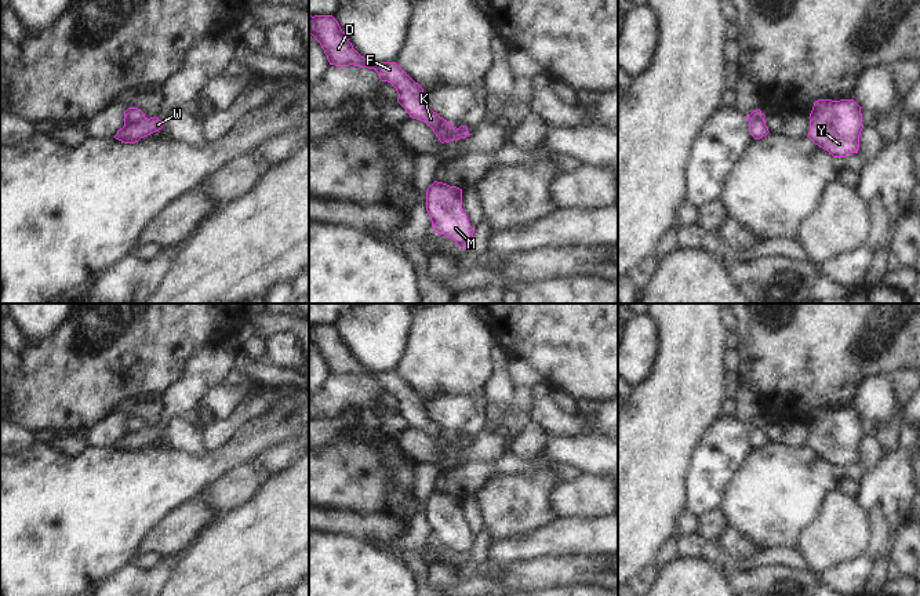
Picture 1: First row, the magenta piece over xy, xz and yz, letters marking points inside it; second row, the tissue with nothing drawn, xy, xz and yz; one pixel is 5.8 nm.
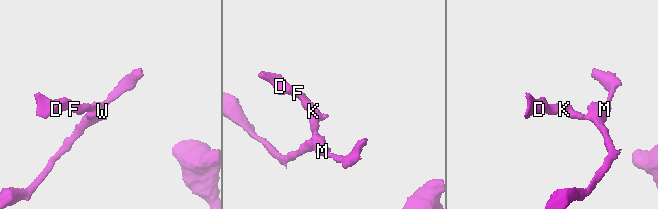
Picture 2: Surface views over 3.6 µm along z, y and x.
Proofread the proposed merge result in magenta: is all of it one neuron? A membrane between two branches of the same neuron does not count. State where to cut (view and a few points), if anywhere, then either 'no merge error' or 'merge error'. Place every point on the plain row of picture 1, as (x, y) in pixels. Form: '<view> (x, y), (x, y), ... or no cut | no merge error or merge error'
xy (145, 426), (124, 433) | merge error

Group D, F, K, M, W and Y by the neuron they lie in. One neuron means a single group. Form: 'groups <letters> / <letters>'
groups D F K / M W Y

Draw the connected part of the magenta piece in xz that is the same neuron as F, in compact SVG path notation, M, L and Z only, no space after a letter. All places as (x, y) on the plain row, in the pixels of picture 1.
M309 324L309 344L312 344L324 359L330 374L361 375L374 378L382 390L390 392L397 403L397 411L410 426L426 432L441 453L450 451L450 440L454 433L433 421L423 404L423 397L415 392L396 371L371 371L361 366L342 341L332 324Z

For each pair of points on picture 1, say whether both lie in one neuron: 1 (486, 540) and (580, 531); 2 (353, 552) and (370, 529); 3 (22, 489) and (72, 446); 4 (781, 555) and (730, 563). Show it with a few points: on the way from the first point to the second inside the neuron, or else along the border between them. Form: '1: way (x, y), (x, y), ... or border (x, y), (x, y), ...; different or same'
1: border (493, 541), (488, 549), (488, 559); different
2: border (330, 530), (362, 540); different
3: border (47, 444), (69, 455), (77, 455), (87, 446); different
4: way (768, 556), (742, 564); same

